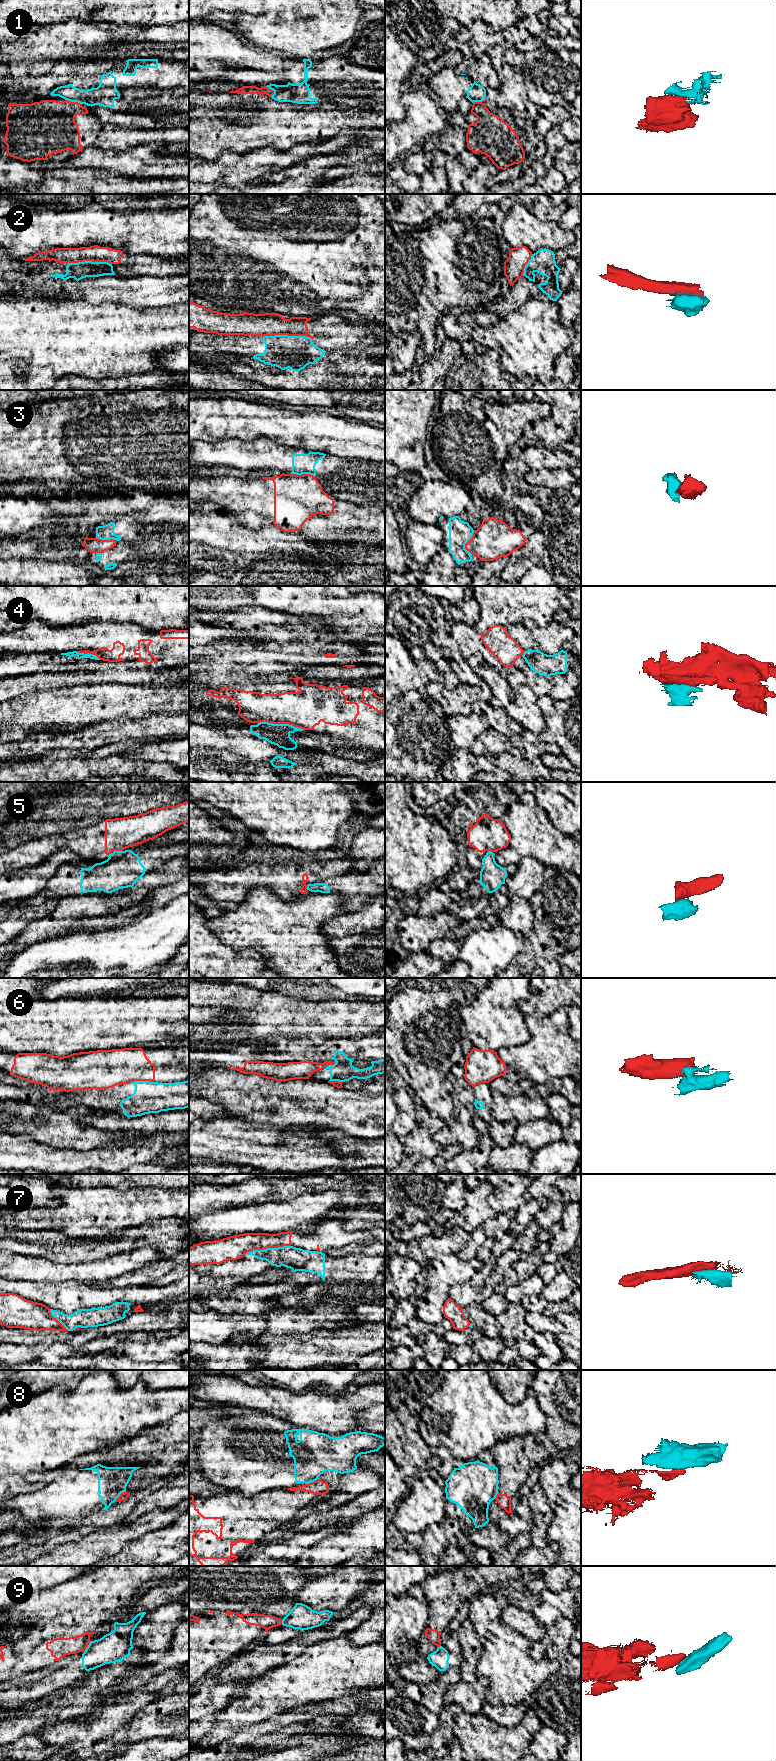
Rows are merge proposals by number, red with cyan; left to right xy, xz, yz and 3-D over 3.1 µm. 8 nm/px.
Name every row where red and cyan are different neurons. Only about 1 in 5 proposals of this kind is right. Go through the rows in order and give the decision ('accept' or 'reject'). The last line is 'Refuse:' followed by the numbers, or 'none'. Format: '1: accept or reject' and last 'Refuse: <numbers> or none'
1: reject
2: reject
3: reject
4: reject
5: reject
6: reject
7: reject
8: reject
9: reject
Refuse: 1, 2, 3, 4, 5, 6, 7, 8, 9

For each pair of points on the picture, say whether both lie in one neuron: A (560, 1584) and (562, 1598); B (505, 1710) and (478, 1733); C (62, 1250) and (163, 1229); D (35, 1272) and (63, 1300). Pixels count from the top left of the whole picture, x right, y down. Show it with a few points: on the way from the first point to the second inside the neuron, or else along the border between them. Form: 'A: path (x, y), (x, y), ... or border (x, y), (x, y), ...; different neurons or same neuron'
A: border (570, 1585), (555, 1594); different neurons
B: border (480, 1711), (498, 1724), (516, 1725); different neurons
C: path (87, 1250), (105, 1247), (138, 1236); same neuron
D: border (21, 1279), (37, 1282), (67, 1280); different neurons

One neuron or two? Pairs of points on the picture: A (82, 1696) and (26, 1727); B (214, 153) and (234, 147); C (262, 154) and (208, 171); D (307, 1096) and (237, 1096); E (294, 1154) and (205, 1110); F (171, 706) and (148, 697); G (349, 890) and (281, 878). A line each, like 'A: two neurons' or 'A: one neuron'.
A: one neuron
B: one neuron
C: one neuron
D: one neuron
E: two neurons
F: one neuron
G: two neurons

